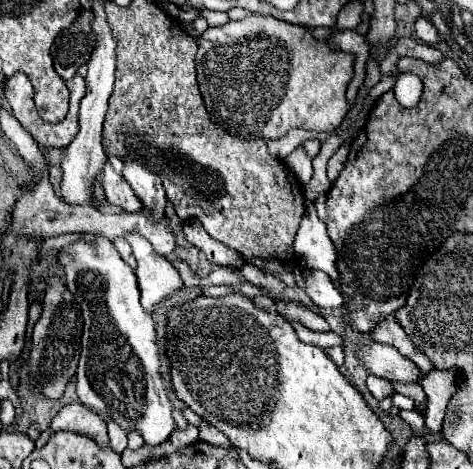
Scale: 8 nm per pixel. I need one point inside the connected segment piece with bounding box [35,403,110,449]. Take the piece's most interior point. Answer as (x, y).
(74, 417)

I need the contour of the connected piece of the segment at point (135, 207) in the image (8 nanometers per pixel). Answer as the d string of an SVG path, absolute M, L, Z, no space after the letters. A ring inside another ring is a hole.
M108 161L102 171L102 189L104 189L106 203L122 207L126 213L138 213L142 209L140 199L134 195L134 191L126 183L126 179L122 175L118 175Z

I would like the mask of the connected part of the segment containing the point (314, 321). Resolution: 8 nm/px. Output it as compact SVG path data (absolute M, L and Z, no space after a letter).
M276 299L276 303L280 305L280 309L284 311L284 315L288 315L290 319L294 319L294 321L298 321L298 323L302 323L302 325L306 325L306 327L312 327L314 331L330 331L330 325L320 317L320 315L316 315L310 307L306 307L306 305L302 305L302 303L296 303L296 301L278 301Z

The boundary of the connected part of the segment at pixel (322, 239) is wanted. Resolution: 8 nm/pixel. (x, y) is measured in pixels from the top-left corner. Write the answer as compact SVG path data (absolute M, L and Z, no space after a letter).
M310 203L306 205L306 213L292 243L292 253L298 261L324 271L332 281L336 281L336 249L326 233L326 225L316 217L316 209L314 205L310 207Z

